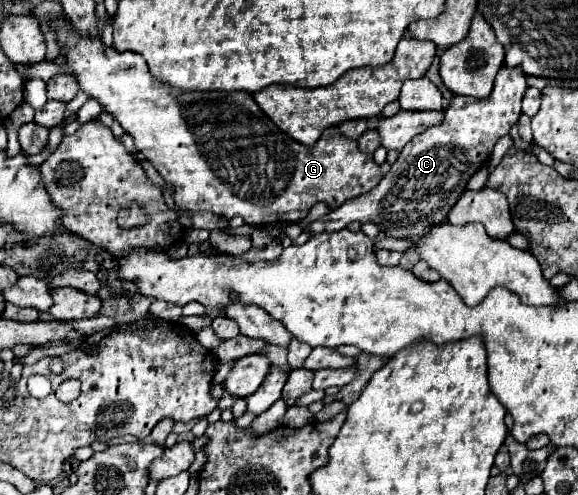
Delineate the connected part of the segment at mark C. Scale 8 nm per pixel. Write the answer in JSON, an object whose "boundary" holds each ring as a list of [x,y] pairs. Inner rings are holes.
{"boundary":[[[502,66],[488,98],[478,100],[472,96],[452,96],[448,108],[444,110],[444,120],[414,136],[400,152],[400,158],[392,164],[390,172],[382,176],[382,182],[378,182],[374,190],[330,210],[322,220],[310,222],[304,232],[334,232],[346,228],[354,220],[374,220],[386,236],[404,238],[418,236],[428,226],[444,222],[450,206],[466,188],[468,178],[490,156],[496,140],[506,136],[512,124],[518,122],[520,100],[526,88],[526,74],[520,66]]]}

